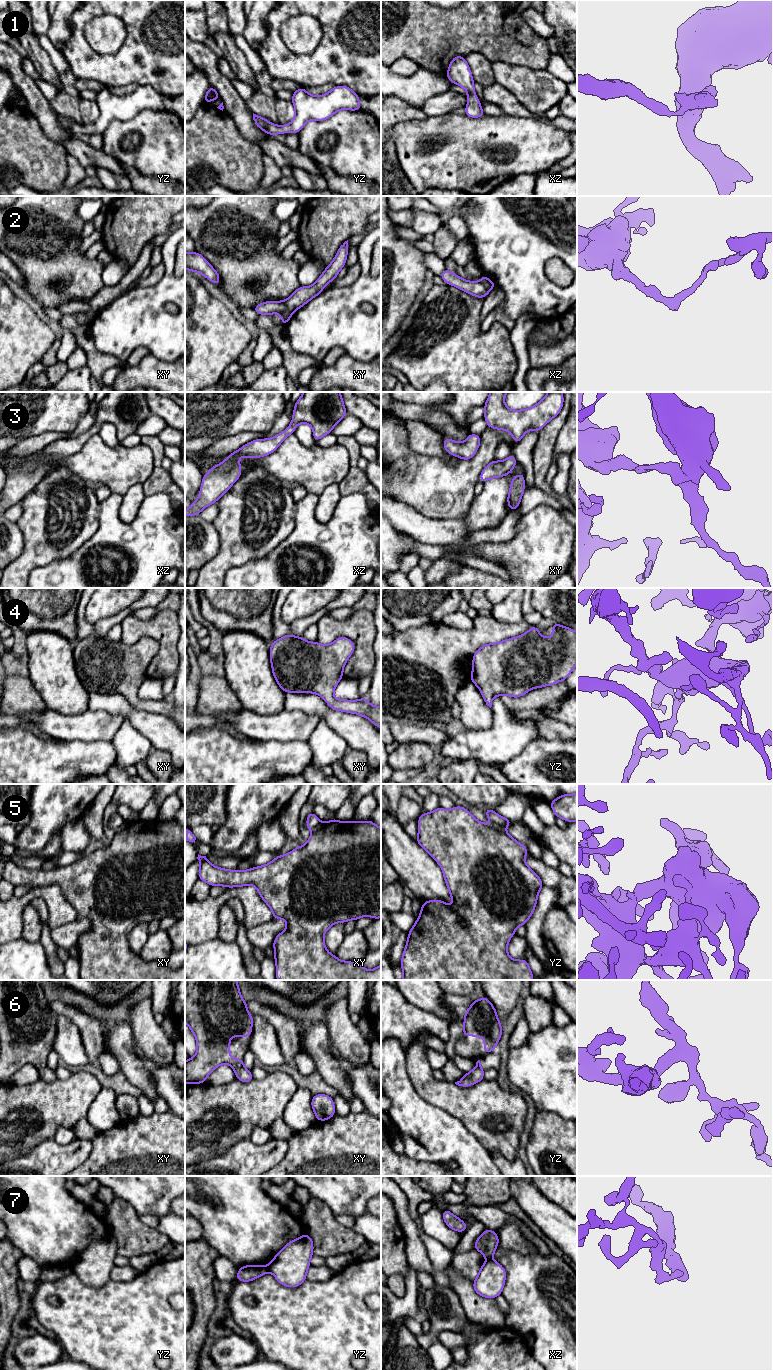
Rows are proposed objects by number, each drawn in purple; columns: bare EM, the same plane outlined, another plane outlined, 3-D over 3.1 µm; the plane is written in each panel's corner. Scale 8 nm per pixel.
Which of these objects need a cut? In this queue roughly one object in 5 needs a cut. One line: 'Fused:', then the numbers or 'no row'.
Fused: 2, 7

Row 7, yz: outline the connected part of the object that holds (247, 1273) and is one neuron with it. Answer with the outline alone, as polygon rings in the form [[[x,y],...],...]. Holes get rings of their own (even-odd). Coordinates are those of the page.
[[[246,1265],[238,1269],[236,1280],[250,1282],[268,1272],[268,1267],[264,1265]]]

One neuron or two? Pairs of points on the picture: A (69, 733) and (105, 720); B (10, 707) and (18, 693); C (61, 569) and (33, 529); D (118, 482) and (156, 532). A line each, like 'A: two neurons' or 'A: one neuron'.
A: one neuron
B: one neuron
C: two neurons
D: two neurons

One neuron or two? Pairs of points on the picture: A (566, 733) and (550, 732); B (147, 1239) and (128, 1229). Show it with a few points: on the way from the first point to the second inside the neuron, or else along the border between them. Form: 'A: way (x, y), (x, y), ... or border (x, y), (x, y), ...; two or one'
A: way (562, 731), (554, 731); one
B: way (142, 1239), (138, 1239), (133, 1234); one

